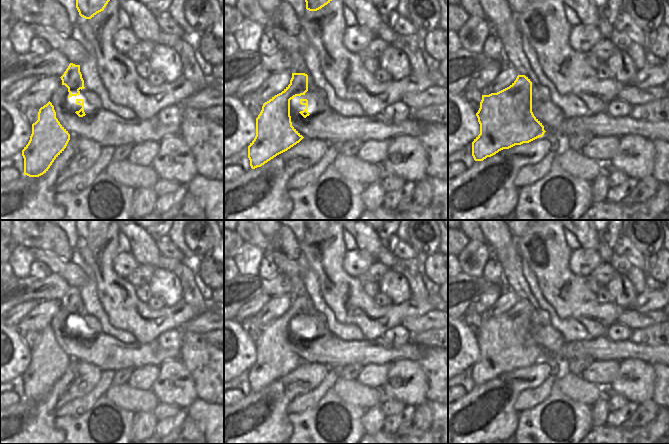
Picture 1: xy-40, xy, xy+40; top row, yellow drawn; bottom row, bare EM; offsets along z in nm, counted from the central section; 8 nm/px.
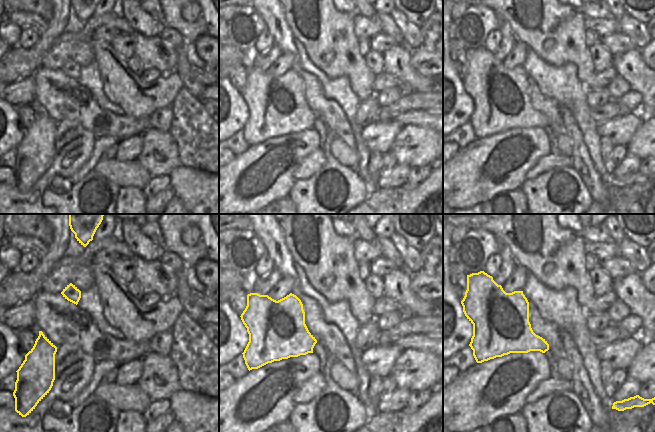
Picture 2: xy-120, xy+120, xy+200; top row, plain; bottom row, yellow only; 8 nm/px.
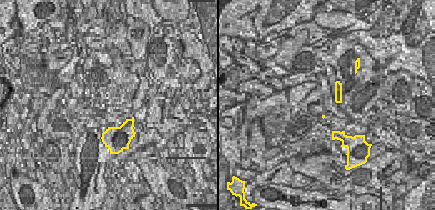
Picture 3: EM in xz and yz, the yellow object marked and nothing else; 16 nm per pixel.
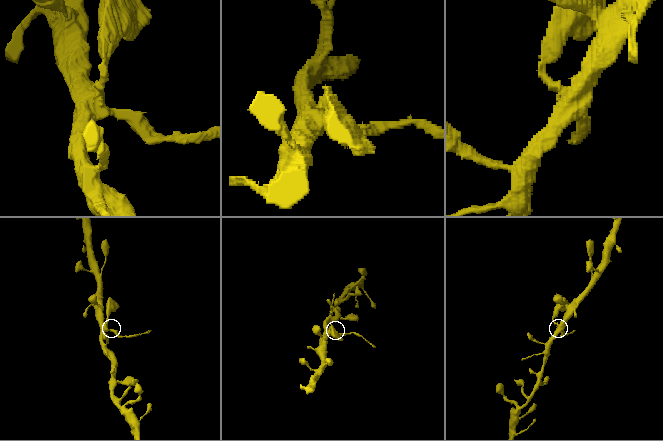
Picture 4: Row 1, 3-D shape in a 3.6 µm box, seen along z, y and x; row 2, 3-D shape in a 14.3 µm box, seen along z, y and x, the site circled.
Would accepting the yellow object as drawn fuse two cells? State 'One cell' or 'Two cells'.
One cell.

